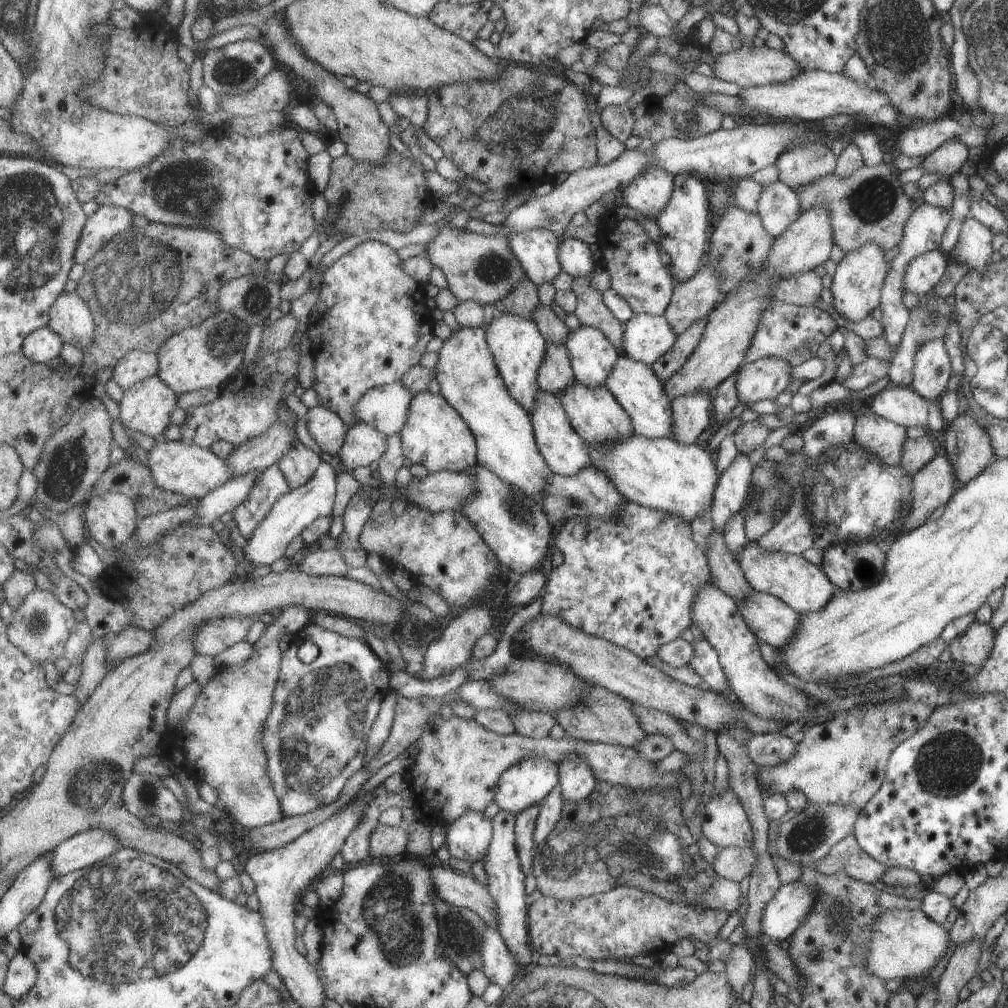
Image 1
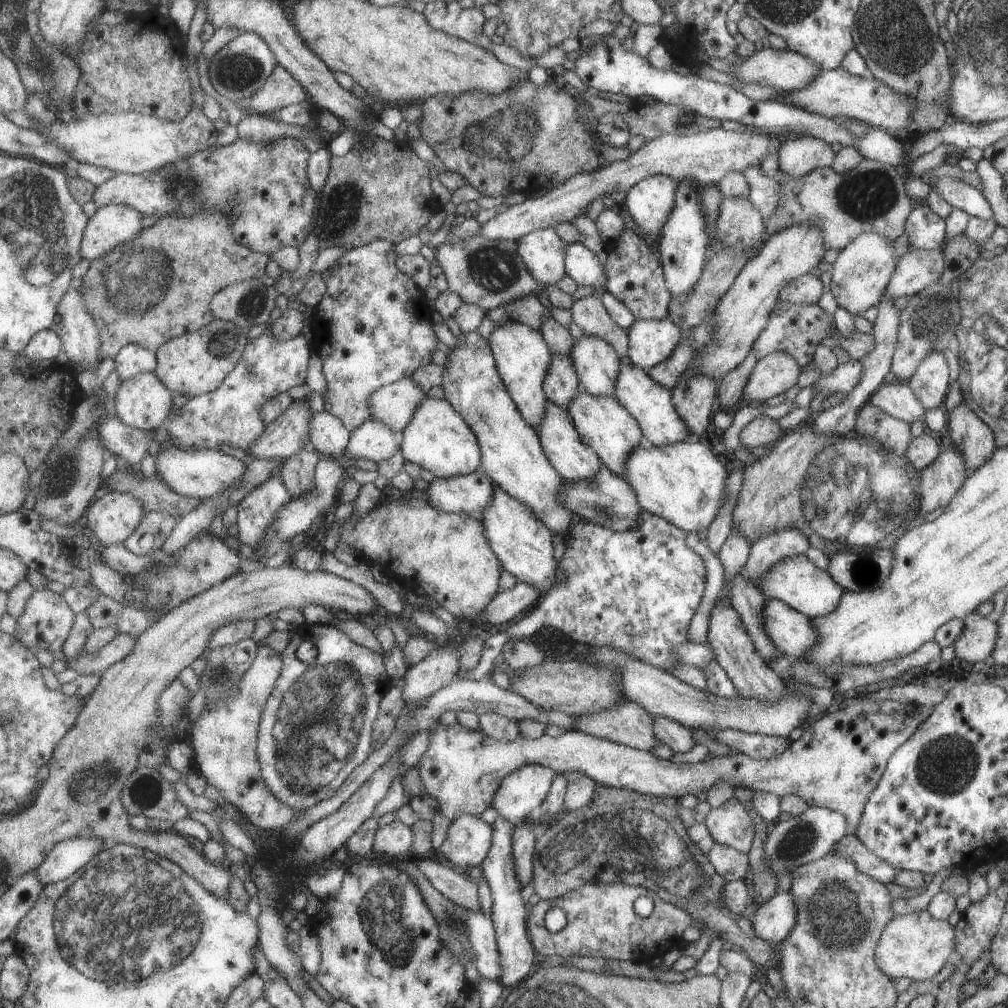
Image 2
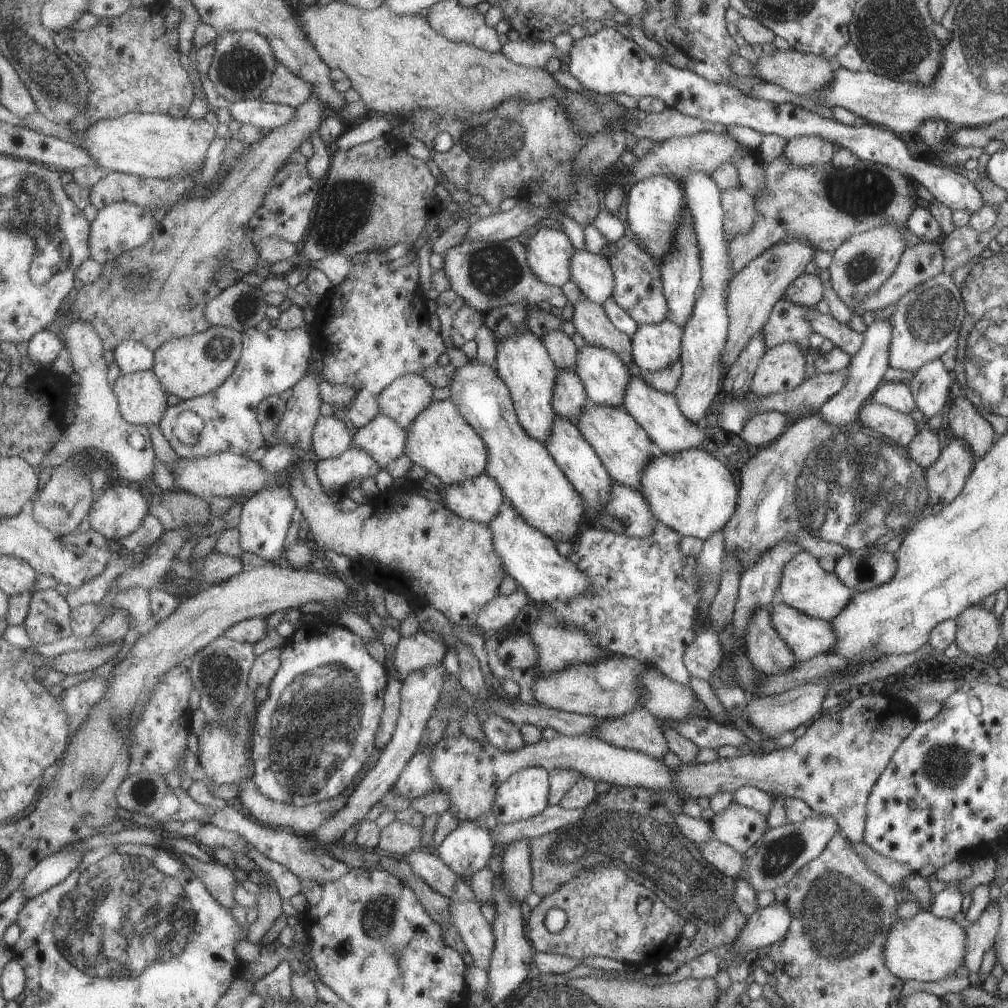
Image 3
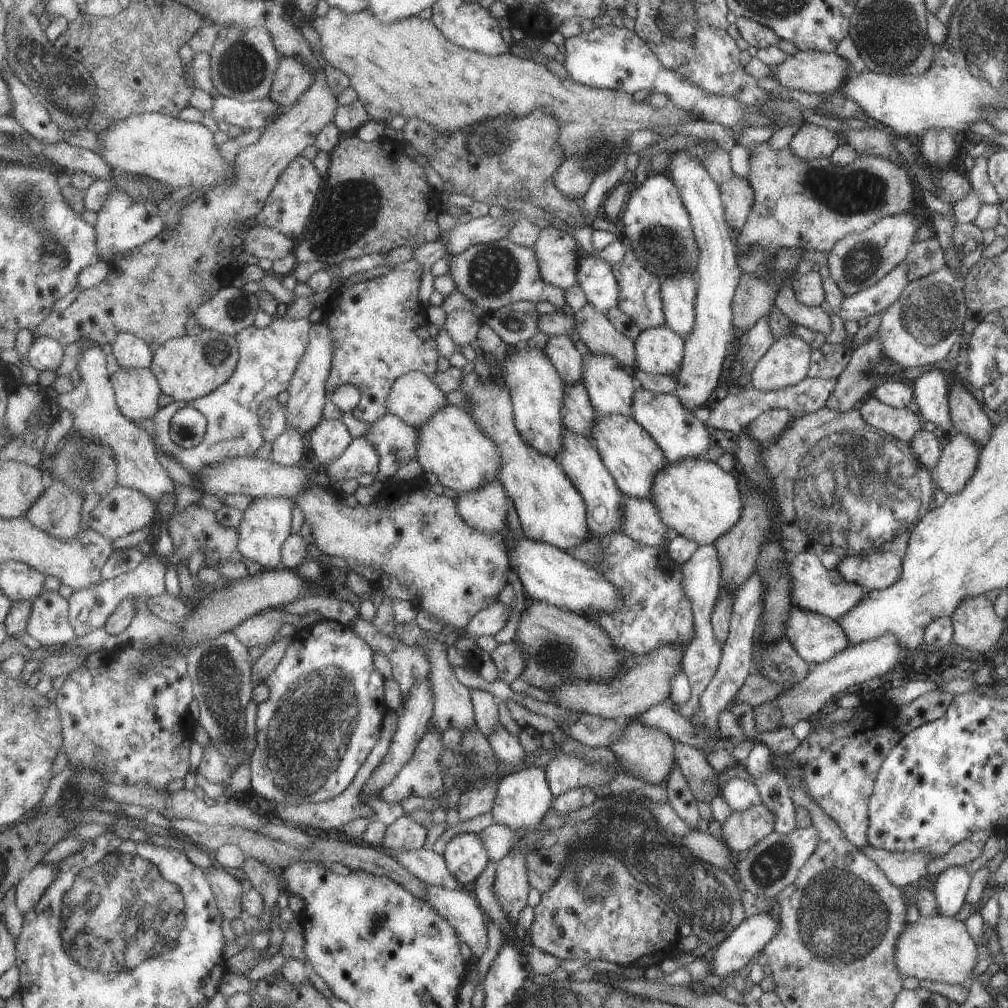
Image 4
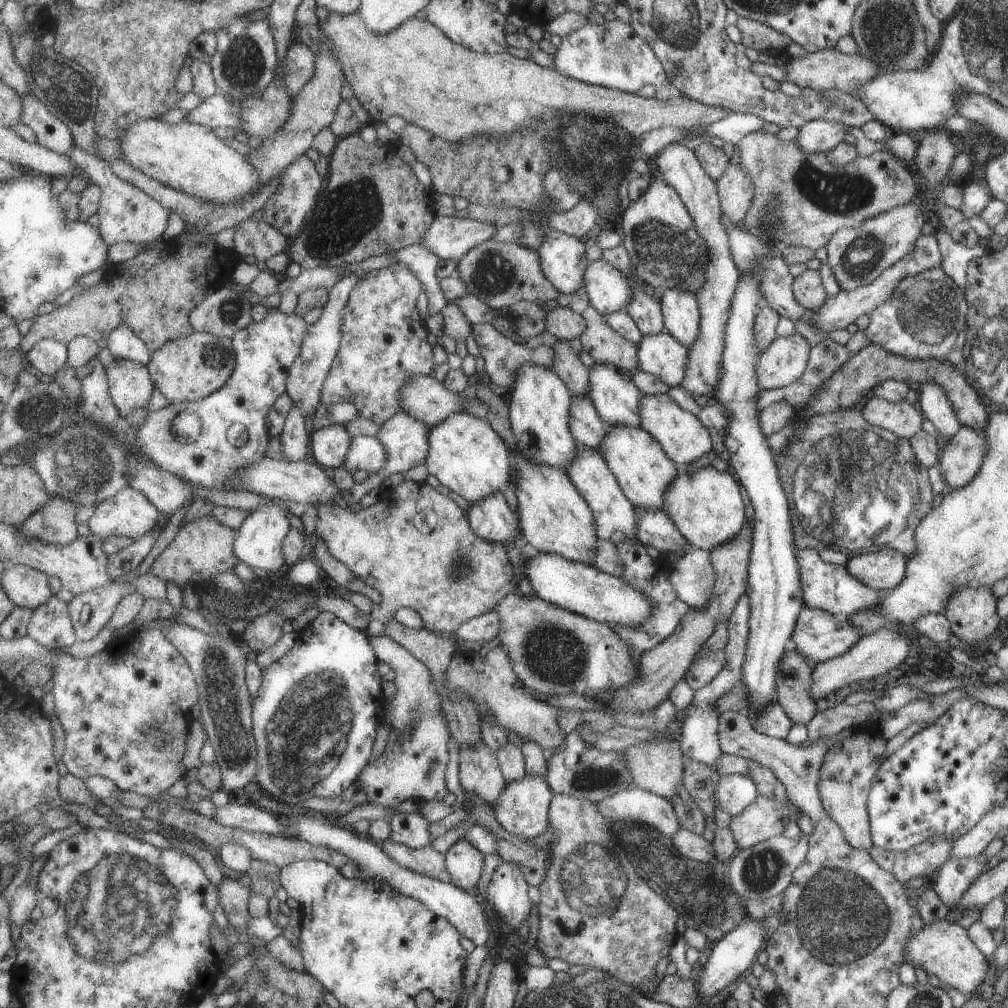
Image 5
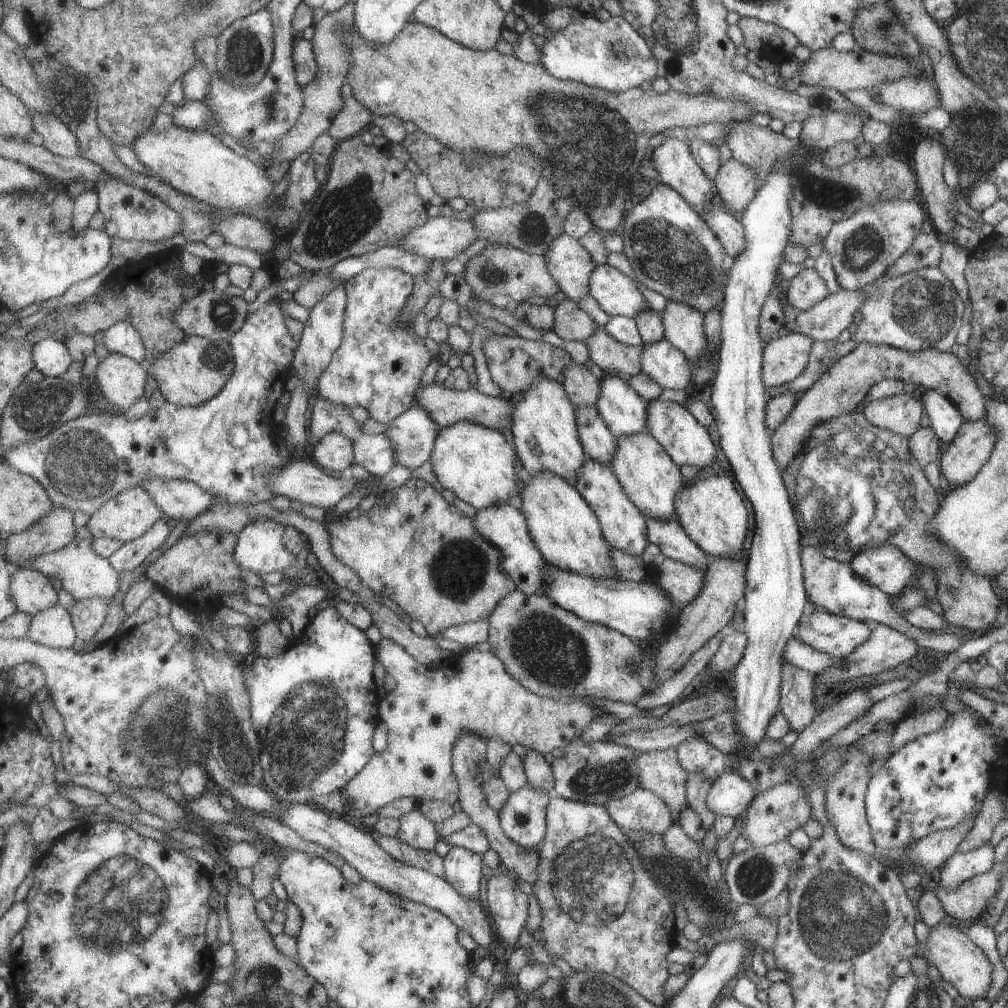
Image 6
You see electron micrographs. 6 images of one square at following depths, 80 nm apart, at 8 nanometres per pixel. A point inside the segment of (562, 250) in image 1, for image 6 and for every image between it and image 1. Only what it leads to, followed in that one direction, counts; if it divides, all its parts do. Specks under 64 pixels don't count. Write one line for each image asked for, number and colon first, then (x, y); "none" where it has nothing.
2: (581, 264)
3: (592, 273)
4: (596, 278)
5: (608, 289)
6: (617, 294)

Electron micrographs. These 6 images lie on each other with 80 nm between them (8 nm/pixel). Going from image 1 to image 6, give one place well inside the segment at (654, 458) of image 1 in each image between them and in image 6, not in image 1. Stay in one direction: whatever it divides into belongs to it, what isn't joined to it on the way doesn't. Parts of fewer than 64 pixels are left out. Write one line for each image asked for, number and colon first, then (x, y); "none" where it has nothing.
2: (683, 482)
3: (690, 491)
4: (696, 498)
5: (706, 506)
6: (711, 510)

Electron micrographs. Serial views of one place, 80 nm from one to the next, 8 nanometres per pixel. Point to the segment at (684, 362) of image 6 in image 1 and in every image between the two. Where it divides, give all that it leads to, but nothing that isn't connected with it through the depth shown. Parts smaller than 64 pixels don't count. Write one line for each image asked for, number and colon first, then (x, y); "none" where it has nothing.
1: (647, 337)
2: (651, 341)
3: (656, 345)
4: (661, 350)
5: (661, 355)

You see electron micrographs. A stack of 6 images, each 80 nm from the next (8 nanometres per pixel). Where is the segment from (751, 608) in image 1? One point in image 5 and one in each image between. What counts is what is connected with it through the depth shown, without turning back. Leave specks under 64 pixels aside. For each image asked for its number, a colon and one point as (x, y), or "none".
2: (791, 631)
3: (806, 636)
4: (817, 638)
5: (821, 636)

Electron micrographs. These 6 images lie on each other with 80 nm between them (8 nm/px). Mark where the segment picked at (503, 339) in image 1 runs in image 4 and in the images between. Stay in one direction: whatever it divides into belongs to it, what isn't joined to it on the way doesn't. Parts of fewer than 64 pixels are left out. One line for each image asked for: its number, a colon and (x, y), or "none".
2: (523, 357)
3: (523, 362)
4: (538, 392)

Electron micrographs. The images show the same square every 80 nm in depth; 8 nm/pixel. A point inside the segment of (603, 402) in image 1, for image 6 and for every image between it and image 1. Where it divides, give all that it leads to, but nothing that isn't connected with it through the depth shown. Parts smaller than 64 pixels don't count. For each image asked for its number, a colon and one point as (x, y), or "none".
2: (604, 424)
3: (623, 444)
4: (635, 460)
5: (639, 463)
6: (652, 480)

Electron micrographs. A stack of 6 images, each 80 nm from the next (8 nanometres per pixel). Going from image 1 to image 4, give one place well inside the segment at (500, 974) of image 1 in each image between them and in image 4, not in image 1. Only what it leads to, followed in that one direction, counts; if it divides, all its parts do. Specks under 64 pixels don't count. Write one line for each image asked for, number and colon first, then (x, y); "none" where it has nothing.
2: (482, 929)
3: (470, 917)
4: (464, 913)

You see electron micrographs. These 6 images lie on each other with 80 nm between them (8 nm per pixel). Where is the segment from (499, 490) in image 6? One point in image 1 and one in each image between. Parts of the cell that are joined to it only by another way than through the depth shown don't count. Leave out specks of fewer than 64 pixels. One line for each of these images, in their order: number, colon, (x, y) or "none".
1: (436, 435)
2: (440, 439)
3: (441, 440)
4: (455, 446)
5: (467, 456)

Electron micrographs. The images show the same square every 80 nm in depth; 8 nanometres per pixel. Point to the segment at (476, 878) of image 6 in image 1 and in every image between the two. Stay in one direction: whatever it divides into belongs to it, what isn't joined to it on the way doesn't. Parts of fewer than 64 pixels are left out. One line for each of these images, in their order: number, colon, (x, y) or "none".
1: (470, 836)
2: (468, 843)
3: (468, 849)
4: (467, 855)
5: (466, 862)

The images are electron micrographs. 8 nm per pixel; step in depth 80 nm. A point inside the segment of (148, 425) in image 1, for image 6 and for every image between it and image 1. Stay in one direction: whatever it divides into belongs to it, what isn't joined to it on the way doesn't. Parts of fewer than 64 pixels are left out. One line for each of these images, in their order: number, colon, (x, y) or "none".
2: (145, 402)
3: (143, 399)
4: (138, 389)
5: (132, 385)
6: (123, 380)

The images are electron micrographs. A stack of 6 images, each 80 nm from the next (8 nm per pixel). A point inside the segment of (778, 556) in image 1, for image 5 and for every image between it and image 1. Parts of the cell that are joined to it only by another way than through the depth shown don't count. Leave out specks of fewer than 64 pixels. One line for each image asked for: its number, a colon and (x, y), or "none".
2: (795, 580)
3: (804, 585)
4: (827, 592)
5: (830, 588)

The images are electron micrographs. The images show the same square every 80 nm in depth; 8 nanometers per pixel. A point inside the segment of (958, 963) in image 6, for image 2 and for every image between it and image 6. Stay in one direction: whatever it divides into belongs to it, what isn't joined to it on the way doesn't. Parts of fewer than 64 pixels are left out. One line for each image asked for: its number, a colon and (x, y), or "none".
2: (916, 945)
3: (924, 947)
4: (939, 948)
5: (943, 949)

